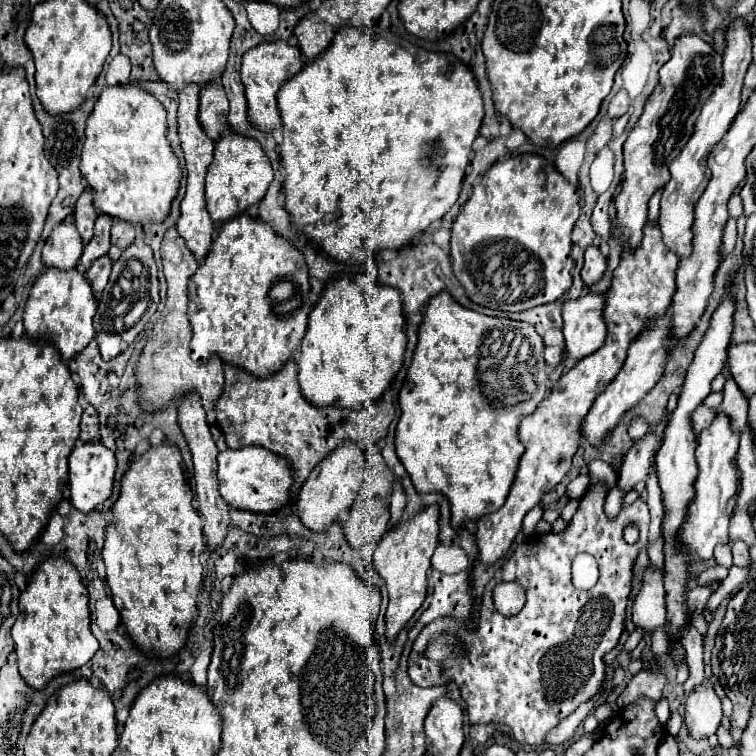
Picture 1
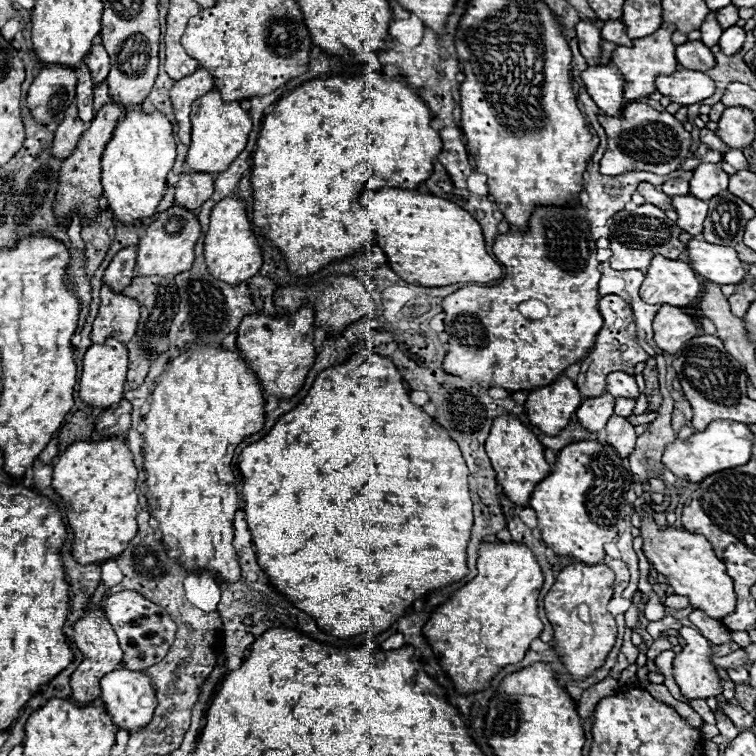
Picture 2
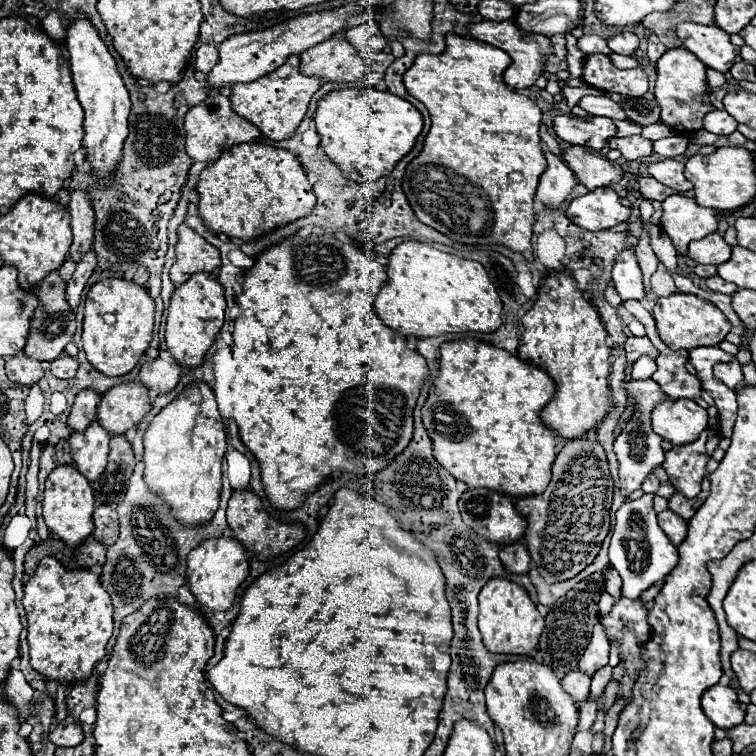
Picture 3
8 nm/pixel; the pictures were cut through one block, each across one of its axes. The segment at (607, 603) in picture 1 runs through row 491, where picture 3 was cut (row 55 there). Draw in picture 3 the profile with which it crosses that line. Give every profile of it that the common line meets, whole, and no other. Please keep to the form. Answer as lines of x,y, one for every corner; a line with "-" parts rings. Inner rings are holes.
604,54
586,56
582,80
594,88
634,98
644,96
648,92
648,76
642,68
620,70

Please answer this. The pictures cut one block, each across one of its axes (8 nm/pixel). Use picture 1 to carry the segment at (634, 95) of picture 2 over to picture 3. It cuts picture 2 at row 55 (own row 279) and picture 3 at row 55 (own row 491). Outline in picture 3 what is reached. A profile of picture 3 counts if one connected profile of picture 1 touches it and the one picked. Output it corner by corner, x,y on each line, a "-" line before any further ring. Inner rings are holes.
486,20
486,22
480,22
480,24
470,24
468,30
470,30
472,38
488,42
488,44
492,44
496,48
502,48
504,52
510,54
512,64
504,72
504,82
508,86
512,86
512,88
530,88
530,86
534,86
534,82
544,72
546,56
552,54
552,44
550,44
550,40
546,36
540,36
540,34
534,34
534,32
524,32
510,20
504,20
504,22

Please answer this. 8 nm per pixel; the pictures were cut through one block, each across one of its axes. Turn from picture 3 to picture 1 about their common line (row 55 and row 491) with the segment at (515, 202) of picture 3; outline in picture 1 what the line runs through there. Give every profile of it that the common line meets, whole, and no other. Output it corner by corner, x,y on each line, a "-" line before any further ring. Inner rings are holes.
440,292
438,296
430,298
430,302
422,310
422,324
418,328
418,344
416,344
416,350
412,356
412,364
408,366
406,380
398,394
402,414
400,414
398,426
396,426
396,454
398,454
400,462
404,464
408,476
418,492
440,492
448,498
450,510
452,510
452,526
456,530
460,528
460,524
464,524
464,520
468,520
468,518
478,520
480,516
490,514
504,504
510,484
514,480
514,470
518,466
518,458
524,452
524,446
518,440
518,426
524,416
534,412
534,408
540,404
540,400
546,396
546,392
548,392
548,376
544,372
544,342
532,324
478,314
474,310
460,306
450,296
450,292
-
514,336
518,336
518,344
512,344

